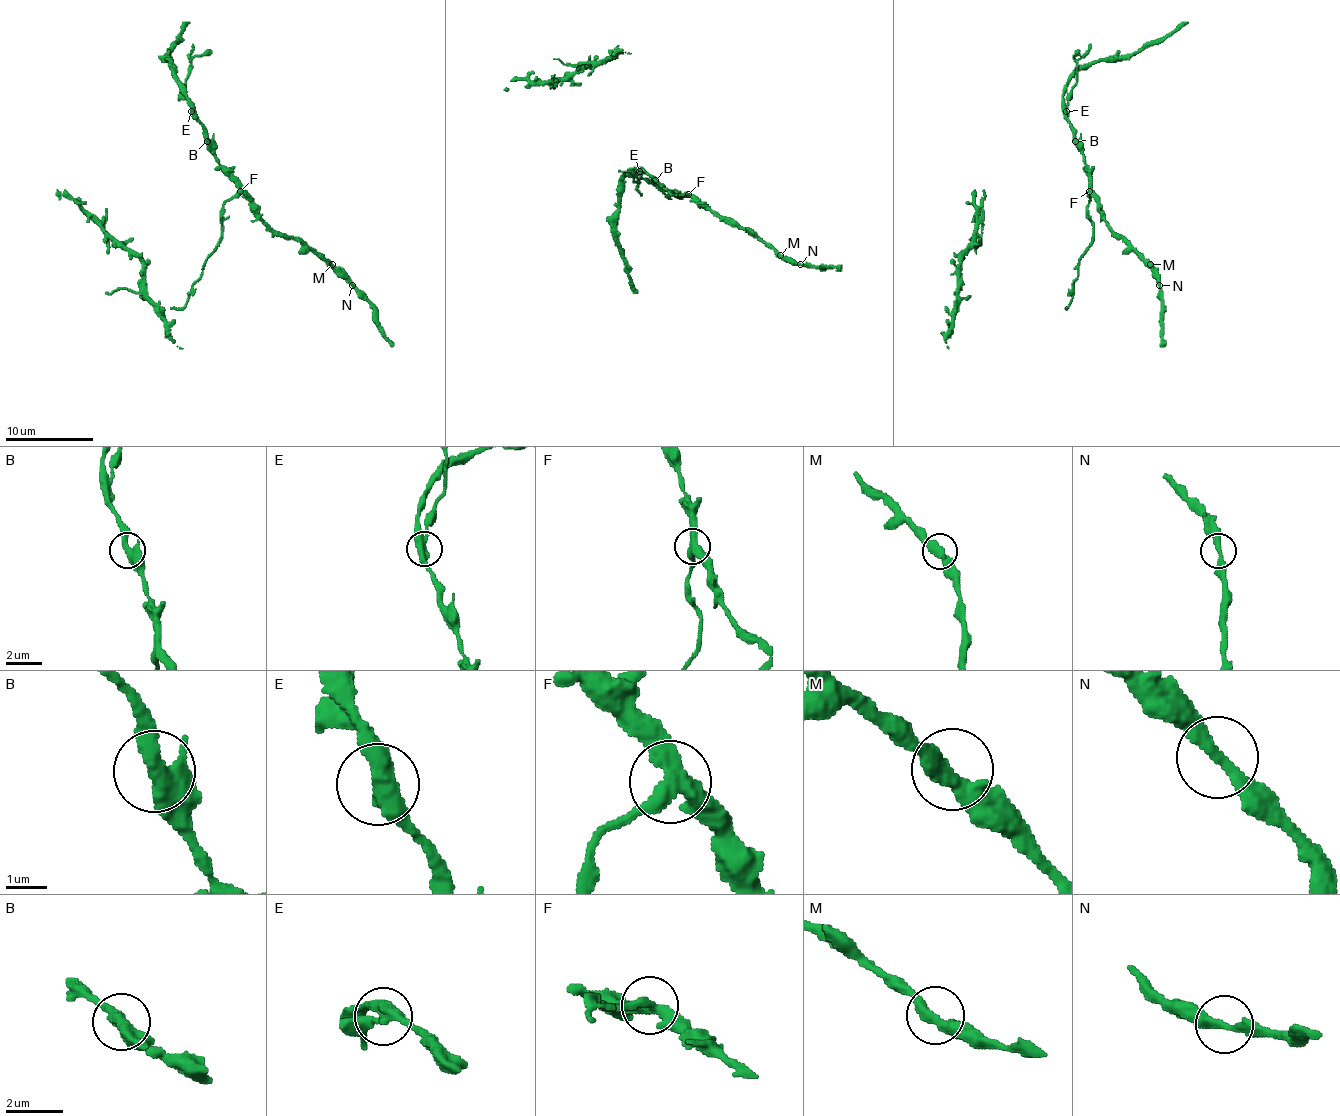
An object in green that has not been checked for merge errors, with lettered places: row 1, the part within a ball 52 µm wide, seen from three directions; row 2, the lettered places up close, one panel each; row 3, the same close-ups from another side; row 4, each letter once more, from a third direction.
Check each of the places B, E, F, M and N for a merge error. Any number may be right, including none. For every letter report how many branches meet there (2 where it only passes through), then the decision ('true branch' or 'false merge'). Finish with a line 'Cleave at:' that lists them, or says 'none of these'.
B: branches 3; true branch
E: branches 2; false merge
F: branches 3; false merge
M: branches 2; true branch
N: branches 2; true branch
Cleave at: E, F

